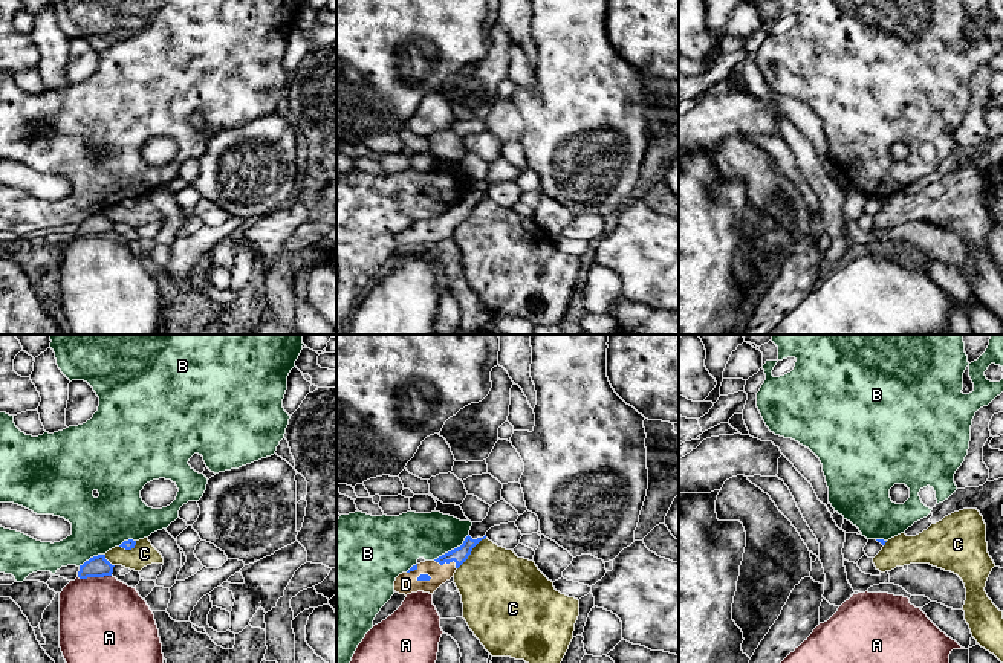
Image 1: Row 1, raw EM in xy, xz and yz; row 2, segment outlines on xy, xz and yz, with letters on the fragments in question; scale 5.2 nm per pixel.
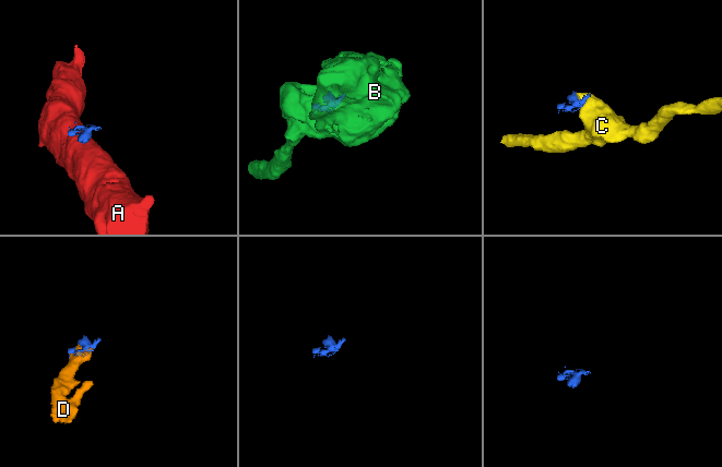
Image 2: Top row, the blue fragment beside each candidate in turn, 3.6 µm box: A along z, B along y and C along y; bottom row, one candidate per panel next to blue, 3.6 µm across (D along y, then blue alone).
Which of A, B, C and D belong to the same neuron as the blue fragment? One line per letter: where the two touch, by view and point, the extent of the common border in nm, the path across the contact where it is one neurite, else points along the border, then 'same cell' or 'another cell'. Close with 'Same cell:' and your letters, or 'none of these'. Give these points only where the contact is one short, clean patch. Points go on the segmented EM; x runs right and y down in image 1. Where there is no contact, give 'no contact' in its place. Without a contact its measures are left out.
A: xy (94, 576) | 180 nm | along xy (110, 575), (78, 578) | another cell
B: xz (451, 550) | 240 nm | another cell
C: xz (470, 553) | 220 nm | along xz (485, 536), (457, 569) | another cell
D: xz (448, 562) | 130 nm | across xz (459, 555), (448, 562), (407, 582) | same cell
Same cell: D

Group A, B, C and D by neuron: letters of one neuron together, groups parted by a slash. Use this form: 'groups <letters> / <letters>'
groups A / B / C / D

